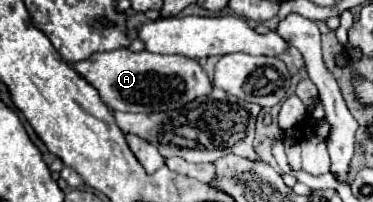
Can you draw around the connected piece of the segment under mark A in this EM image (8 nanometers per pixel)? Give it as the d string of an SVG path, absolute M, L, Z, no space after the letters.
M120 48L112 52L98 52L88 60L74 64L72 68L100 92L102 102L110 110L144 114L170 112L174 108L184 108L192 100L212 92L212 82L204 68L196 60L178 54L162 56L148 50L130 52L128 48Z

